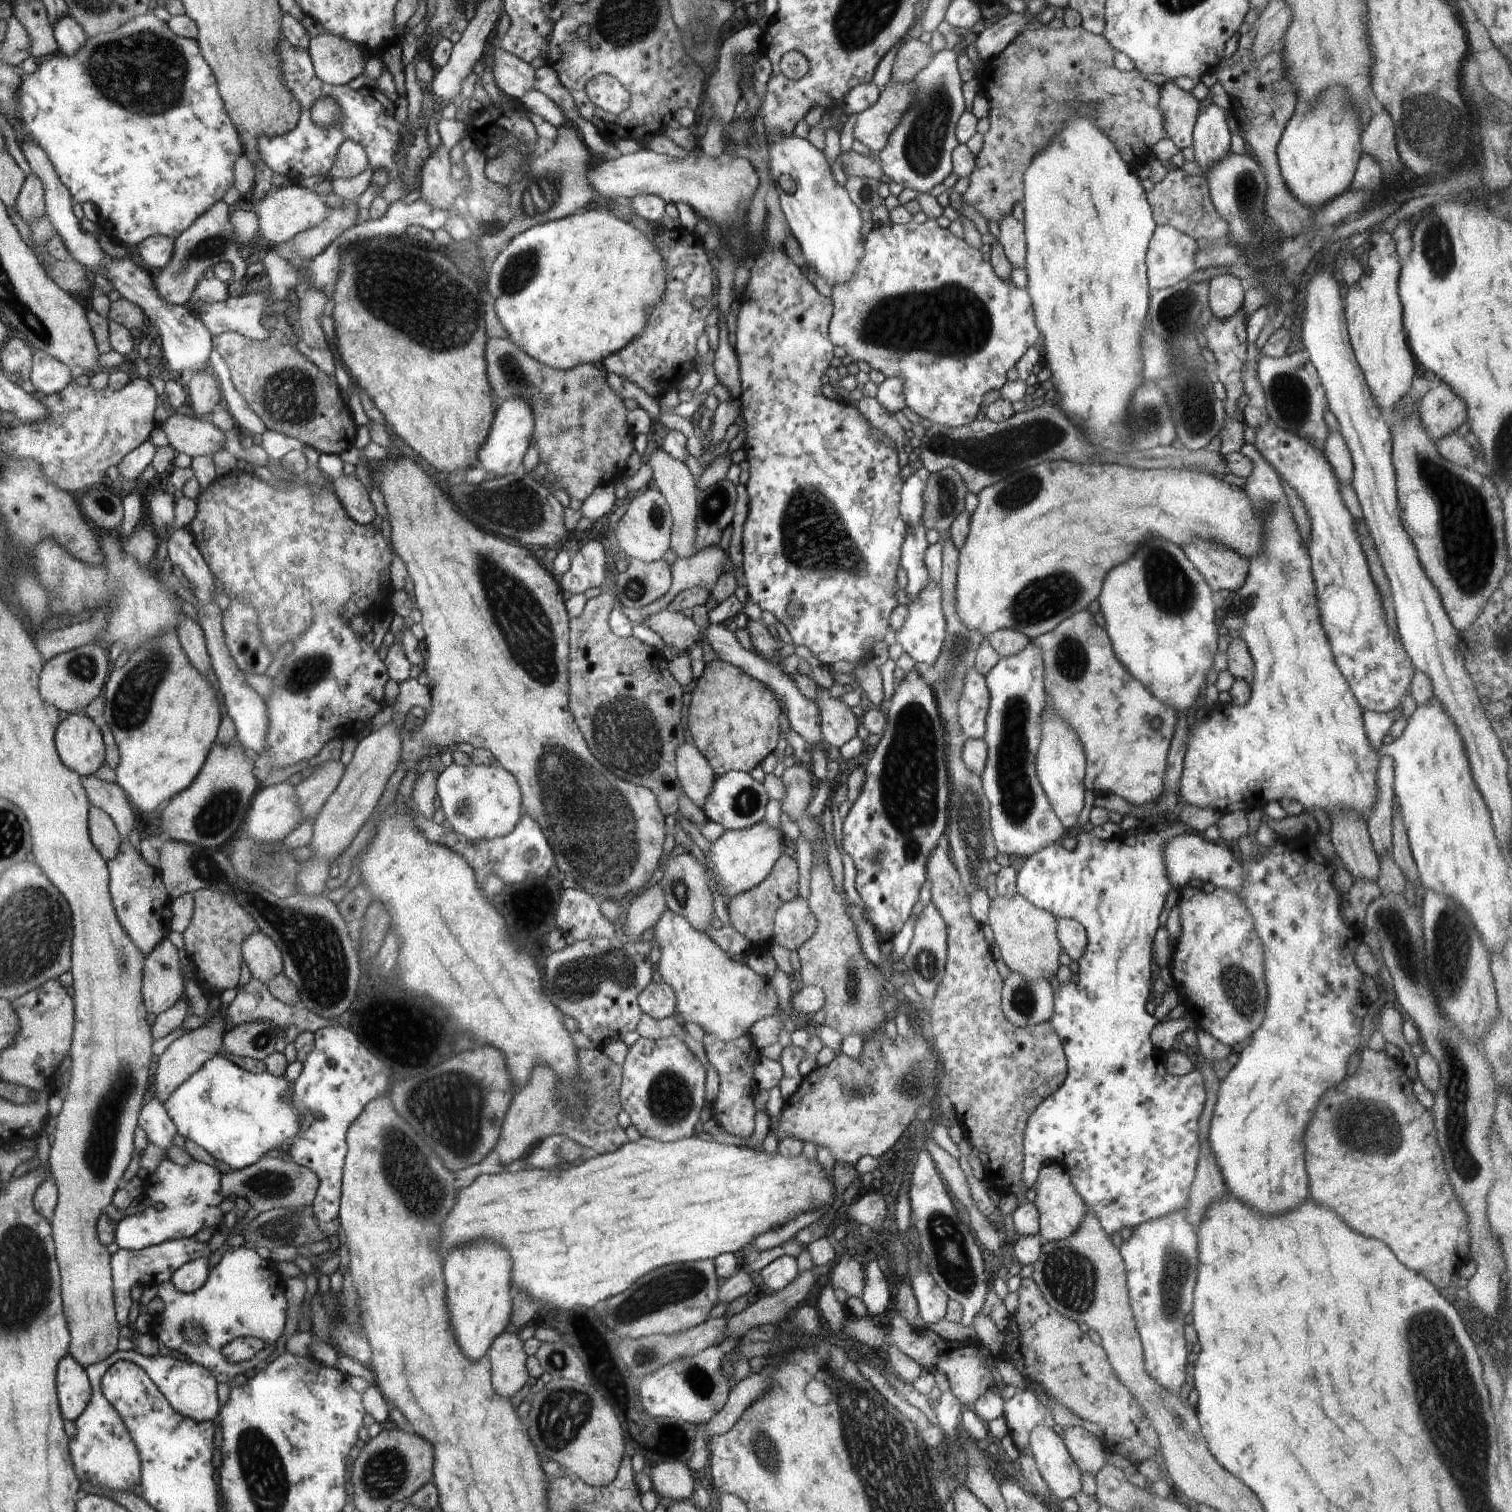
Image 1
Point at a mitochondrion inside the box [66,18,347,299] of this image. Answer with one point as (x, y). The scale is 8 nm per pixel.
(144, 72)

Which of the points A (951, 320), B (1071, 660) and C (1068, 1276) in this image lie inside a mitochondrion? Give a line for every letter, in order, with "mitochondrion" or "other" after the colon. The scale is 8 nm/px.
A: mitochondrion
B: mitochondrion
C: mitochondrion

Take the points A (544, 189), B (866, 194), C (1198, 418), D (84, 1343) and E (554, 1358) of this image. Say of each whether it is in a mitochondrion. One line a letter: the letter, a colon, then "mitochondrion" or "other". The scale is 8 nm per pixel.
A: mitochondrion
B: mitochondrion
C: mitochondrion
D: other
E: mitochondrion

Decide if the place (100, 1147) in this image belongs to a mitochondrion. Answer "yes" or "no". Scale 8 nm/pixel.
yes

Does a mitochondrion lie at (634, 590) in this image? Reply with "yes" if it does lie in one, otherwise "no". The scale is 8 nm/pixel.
yes

